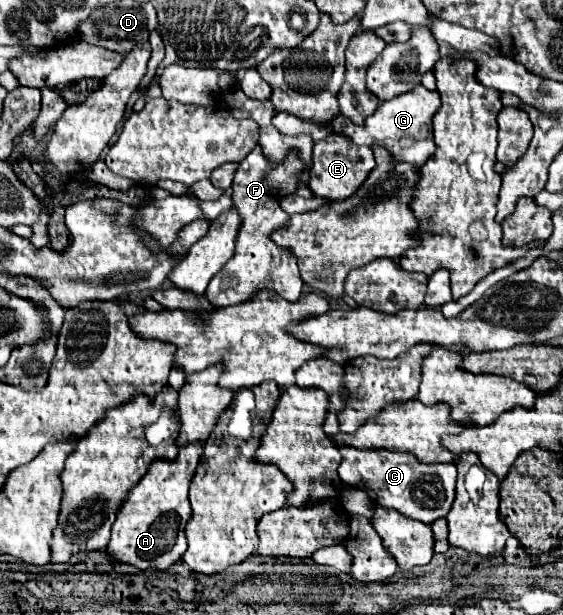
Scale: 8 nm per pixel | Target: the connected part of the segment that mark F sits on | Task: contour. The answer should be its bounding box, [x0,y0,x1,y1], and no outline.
[206,146,304,308]

